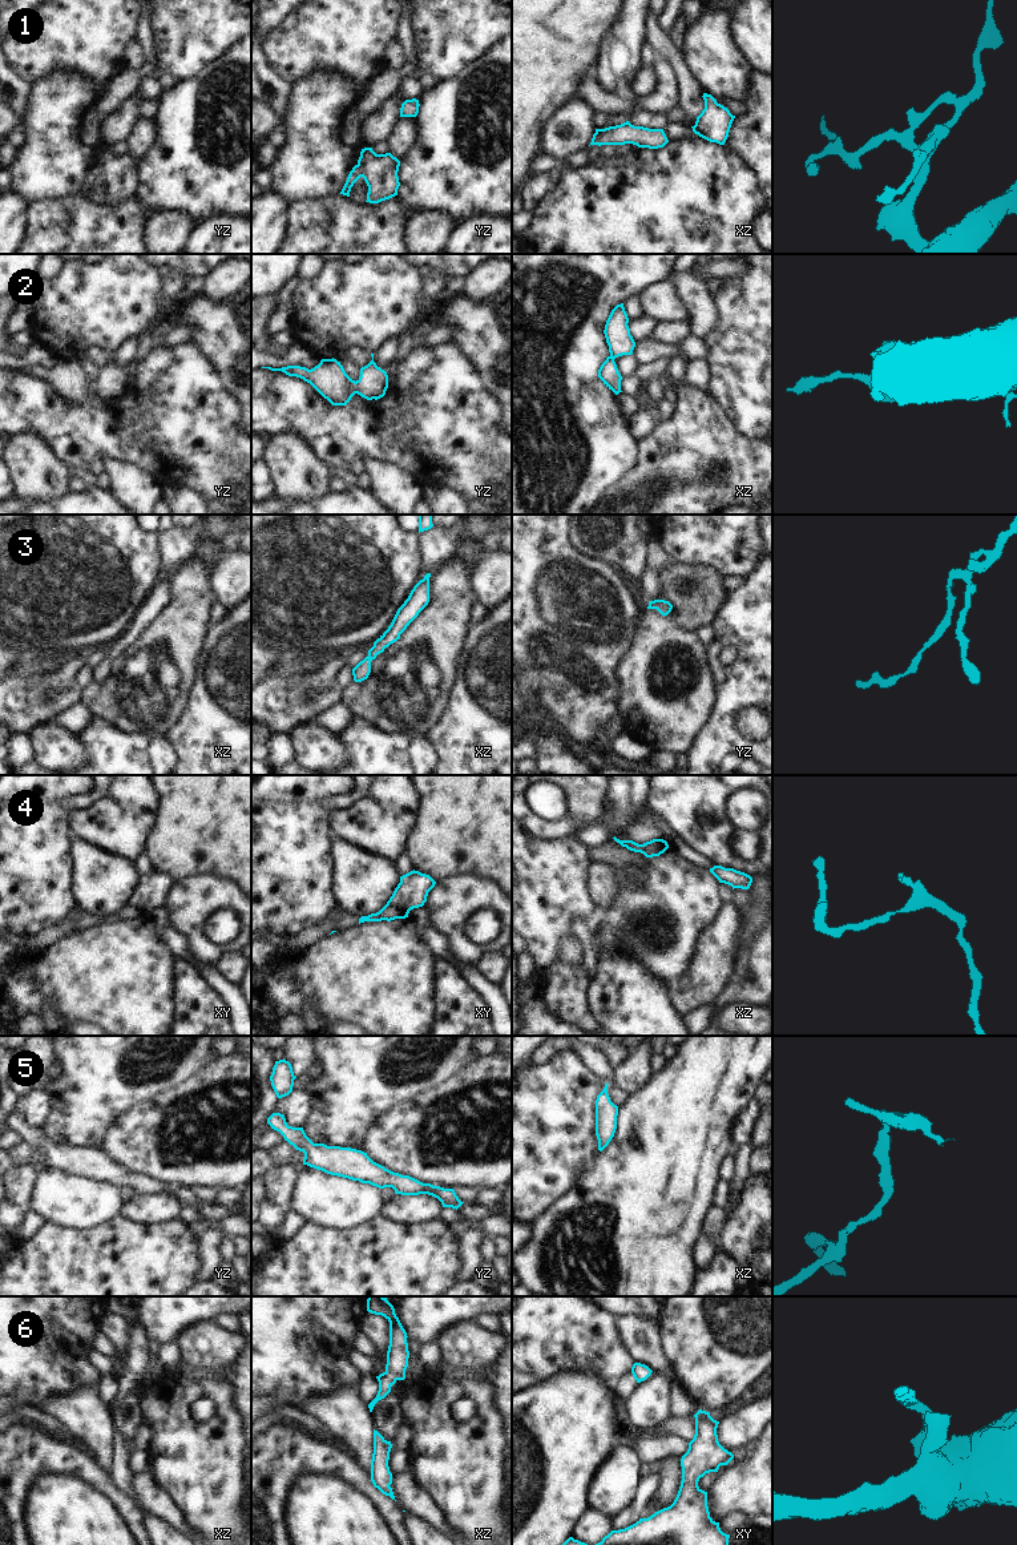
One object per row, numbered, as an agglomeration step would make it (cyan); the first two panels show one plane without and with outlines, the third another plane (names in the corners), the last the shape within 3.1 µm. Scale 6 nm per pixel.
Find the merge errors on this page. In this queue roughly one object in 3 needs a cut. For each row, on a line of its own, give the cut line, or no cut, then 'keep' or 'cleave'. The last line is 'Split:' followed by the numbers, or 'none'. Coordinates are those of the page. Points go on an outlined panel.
1: no cut; keep
2: no cut; keep
3: no cut; keep
4: no cut; keep
5: no cut; keep
6: no cut; keep
Split: none

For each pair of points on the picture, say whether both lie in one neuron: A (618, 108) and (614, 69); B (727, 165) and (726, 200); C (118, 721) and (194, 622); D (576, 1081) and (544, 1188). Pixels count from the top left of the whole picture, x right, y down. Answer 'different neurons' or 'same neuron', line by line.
A: different neurons
B: same neuron
C: same neuron
D: same neuron

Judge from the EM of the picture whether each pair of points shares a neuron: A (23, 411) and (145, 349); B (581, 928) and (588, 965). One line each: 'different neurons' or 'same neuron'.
A: different neurons
B: same neuron

